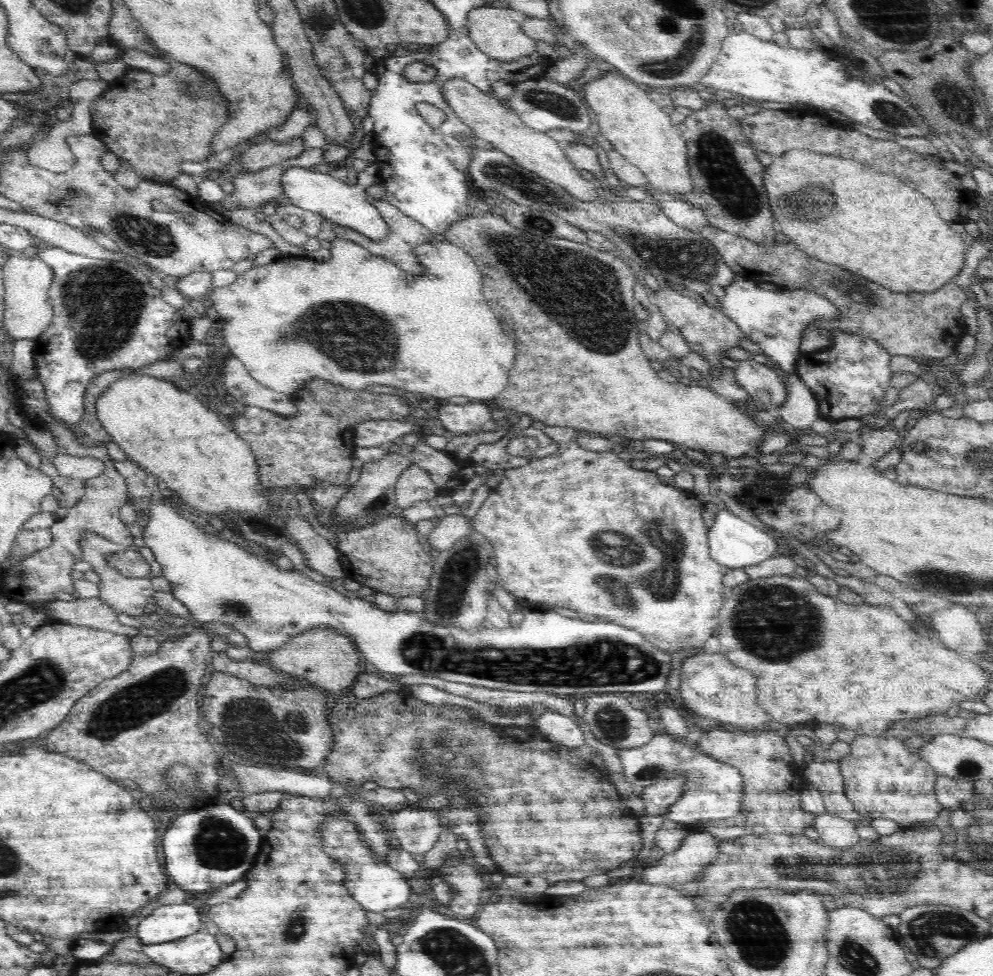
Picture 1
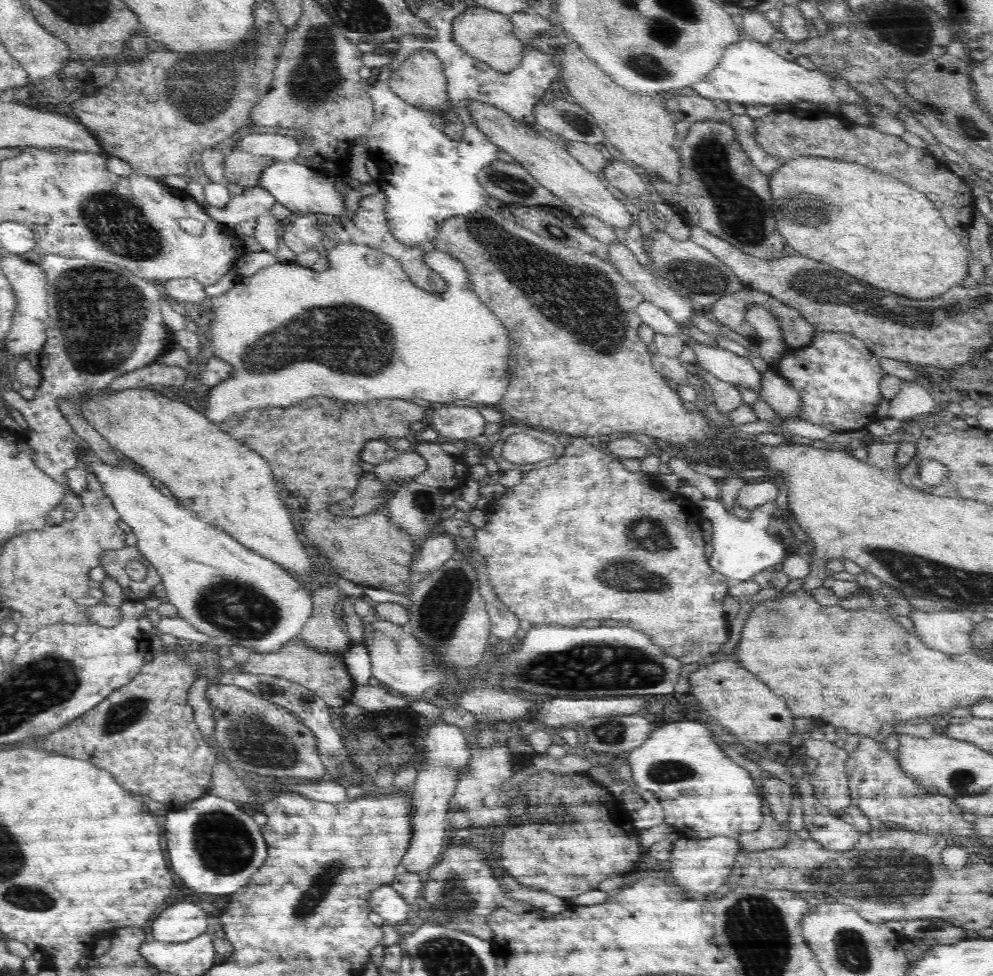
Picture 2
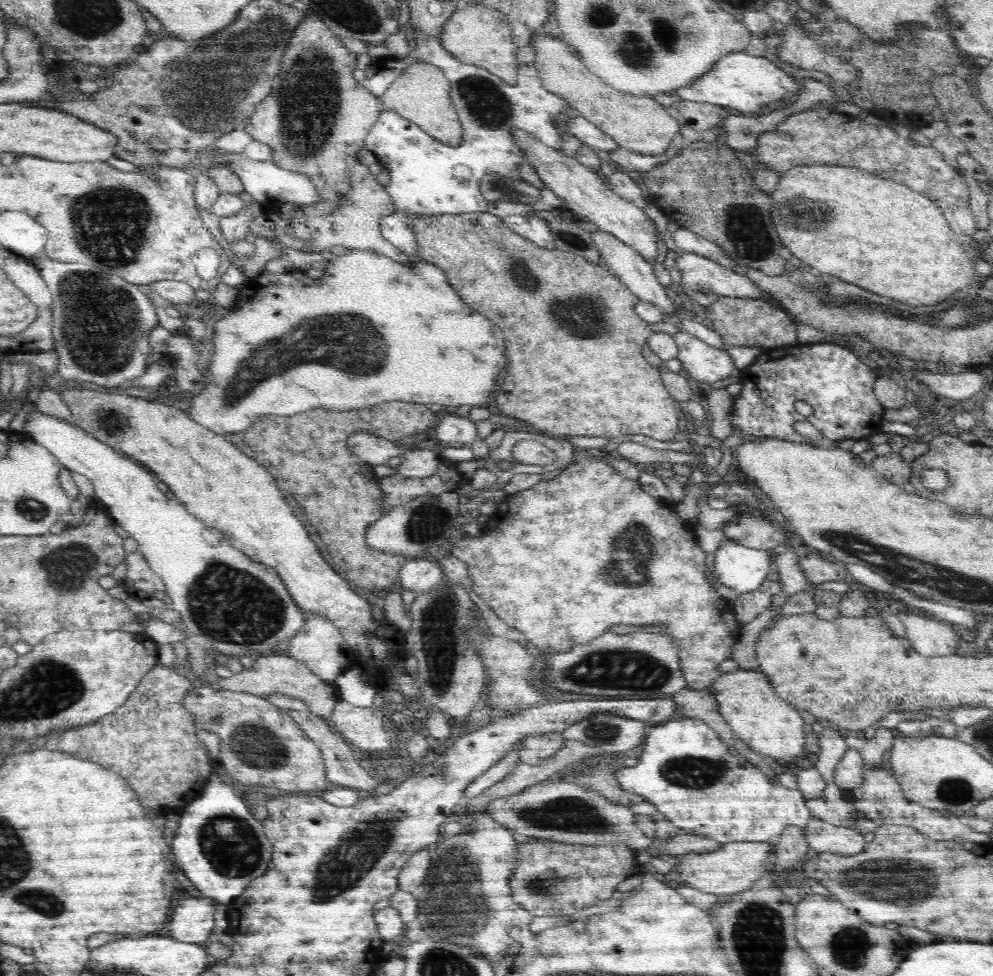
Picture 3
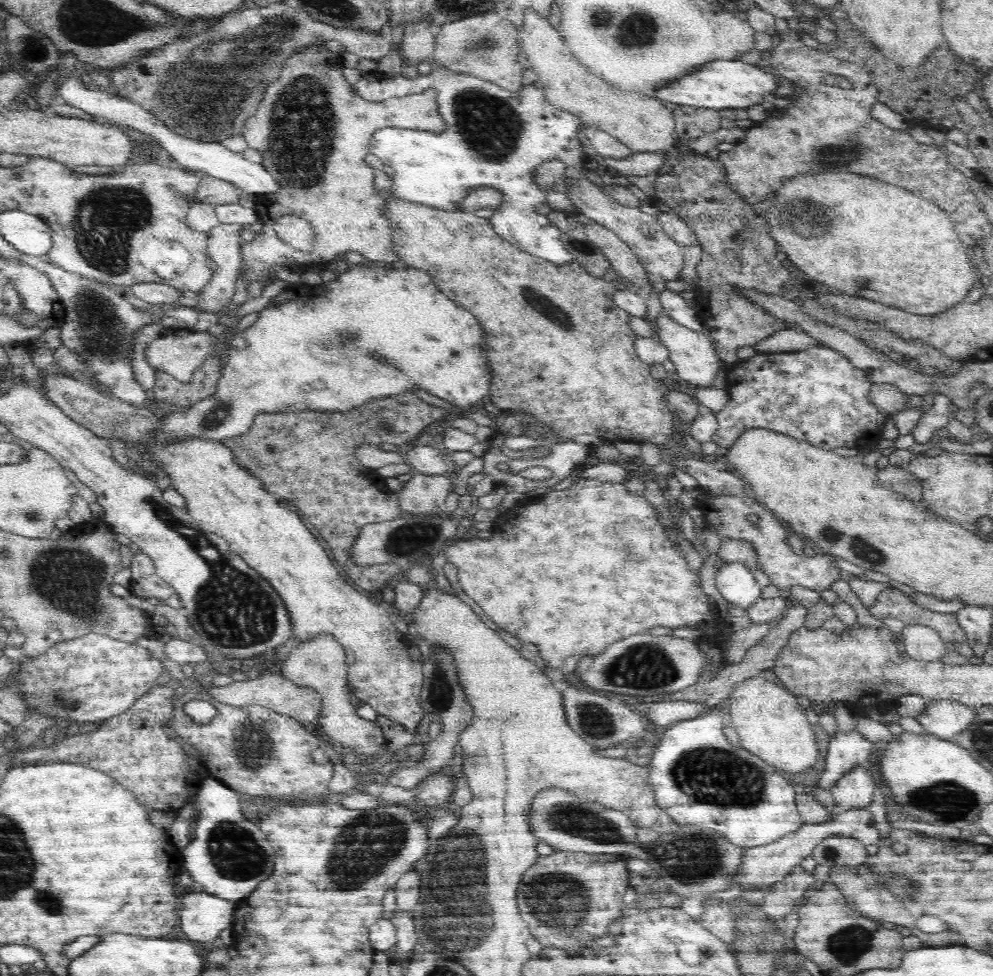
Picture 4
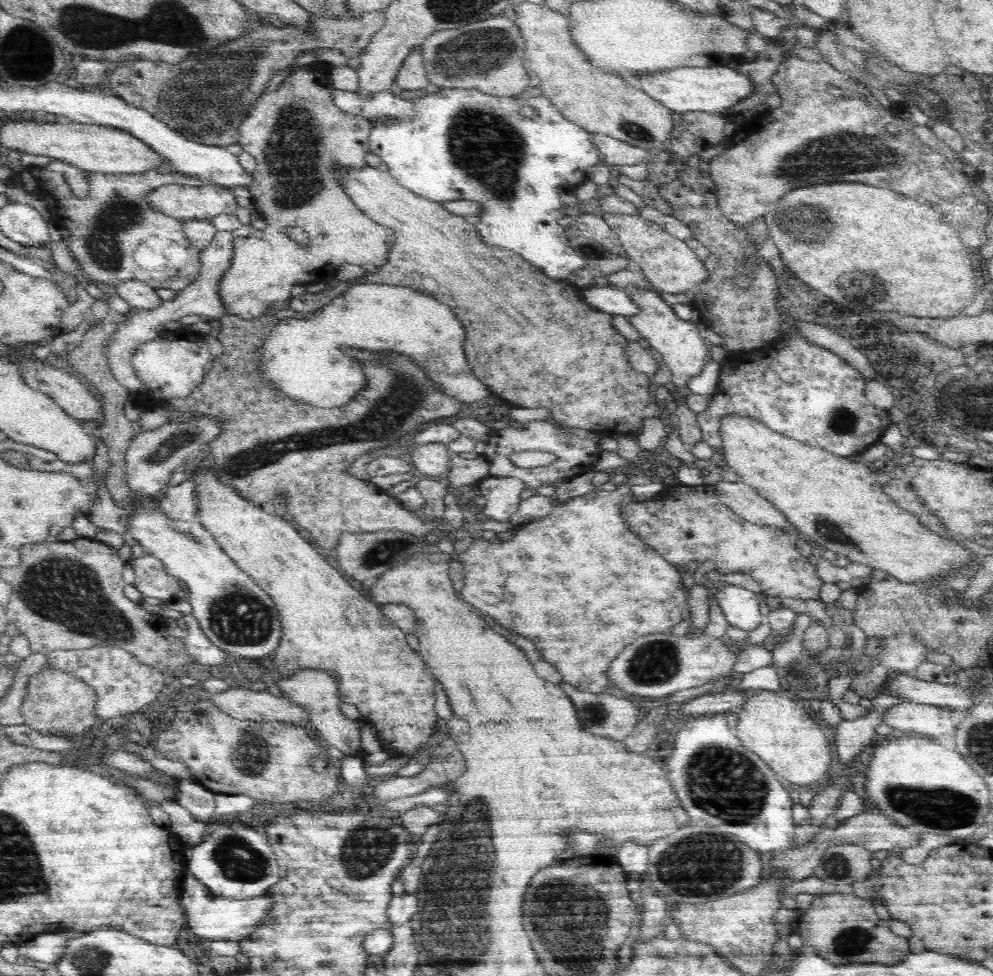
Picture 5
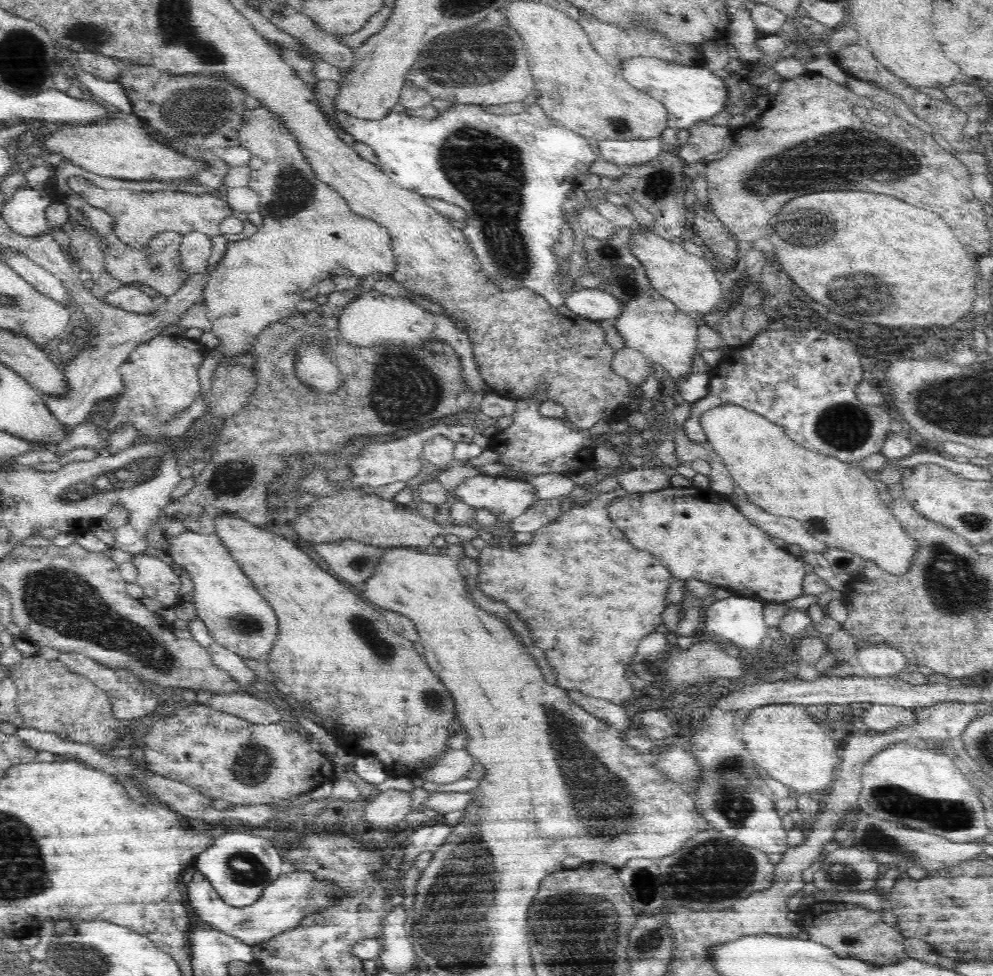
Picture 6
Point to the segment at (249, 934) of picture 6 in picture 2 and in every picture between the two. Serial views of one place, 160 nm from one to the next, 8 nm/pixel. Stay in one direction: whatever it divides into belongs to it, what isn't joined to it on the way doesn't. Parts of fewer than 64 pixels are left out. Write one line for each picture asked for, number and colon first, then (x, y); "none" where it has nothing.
2: (182, 922)
3: (193, 919)
4: (203, 916)
5: (208, 916)

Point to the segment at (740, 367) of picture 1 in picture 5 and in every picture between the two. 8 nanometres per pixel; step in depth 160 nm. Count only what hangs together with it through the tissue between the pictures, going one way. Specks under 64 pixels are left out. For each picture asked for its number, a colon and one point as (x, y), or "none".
2: (727, 366)
3: (703, 363)
4: (693, 354)
5: (682, 350)

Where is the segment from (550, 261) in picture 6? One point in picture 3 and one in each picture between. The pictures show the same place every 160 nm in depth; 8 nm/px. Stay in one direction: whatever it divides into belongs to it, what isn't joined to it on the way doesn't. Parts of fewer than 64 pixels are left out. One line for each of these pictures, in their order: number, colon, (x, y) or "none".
3: (427, 178)
4: (494, 137)
5: (454, 145)

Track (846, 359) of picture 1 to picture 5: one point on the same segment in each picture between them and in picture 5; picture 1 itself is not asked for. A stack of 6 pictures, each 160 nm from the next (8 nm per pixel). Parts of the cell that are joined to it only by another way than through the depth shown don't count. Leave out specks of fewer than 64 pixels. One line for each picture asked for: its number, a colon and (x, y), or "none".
2: (837, 376)
3: (840, 388)
4: (816, 395)
5: (803, 391)

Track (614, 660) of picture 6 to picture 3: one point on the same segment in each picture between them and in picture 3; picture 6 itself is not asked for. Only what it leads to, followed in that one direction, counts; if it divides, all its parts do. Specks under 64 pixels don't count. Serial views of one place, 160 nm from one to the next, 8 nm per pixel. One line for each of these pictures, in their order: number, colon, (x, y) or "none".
3: (567, 587)
4: (572, 571)
5: (581, 585)

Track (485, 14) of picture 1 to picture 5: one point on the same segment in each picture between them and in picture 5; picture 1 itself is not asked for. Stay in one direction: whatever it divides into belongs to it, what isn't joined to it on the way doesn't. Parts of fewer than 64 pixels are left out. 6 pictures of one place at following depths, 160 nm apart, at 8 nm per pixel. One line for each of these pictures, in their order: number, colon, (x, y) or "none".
2: (487, 35)
3: (475, 34)
4: (485, 45)
5: (488, 55)

